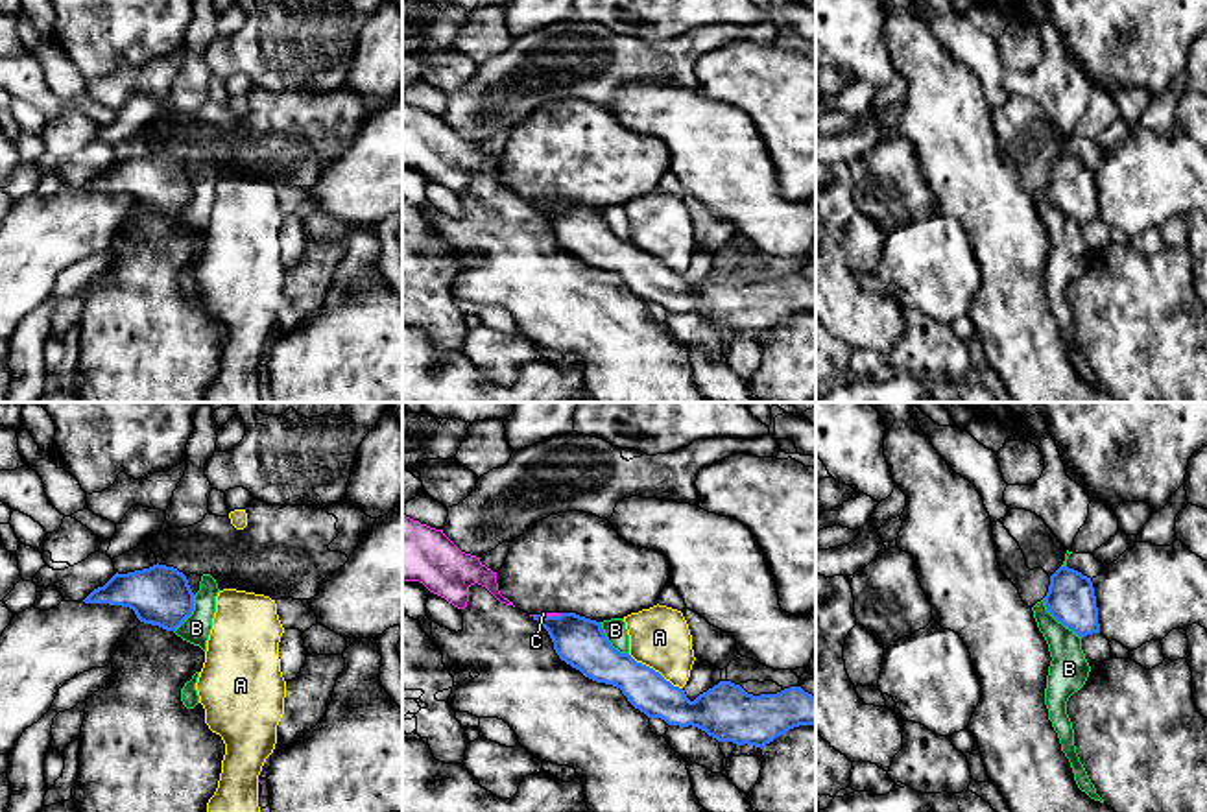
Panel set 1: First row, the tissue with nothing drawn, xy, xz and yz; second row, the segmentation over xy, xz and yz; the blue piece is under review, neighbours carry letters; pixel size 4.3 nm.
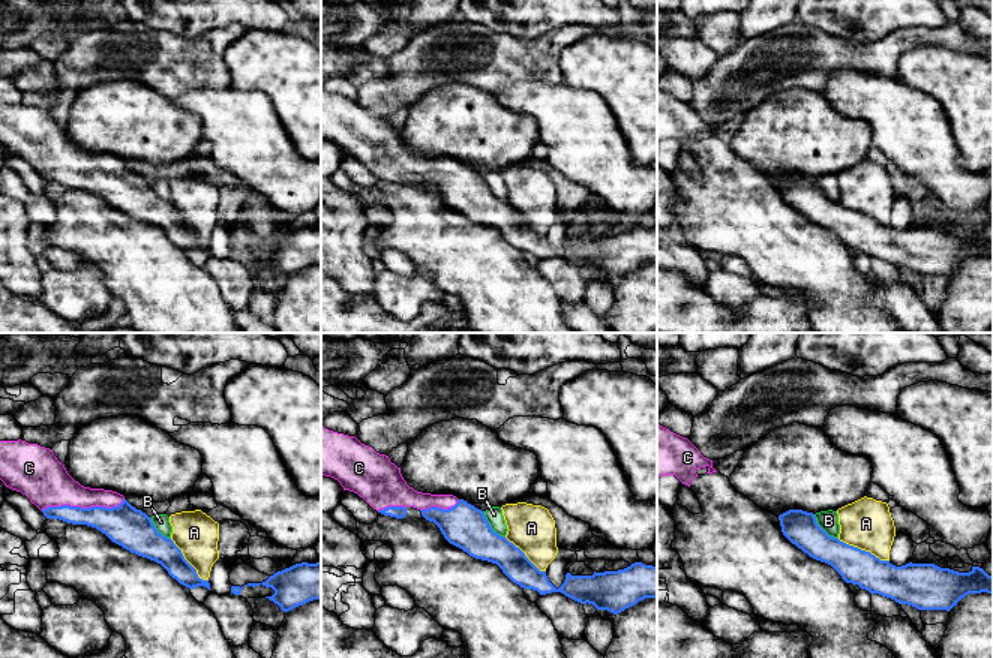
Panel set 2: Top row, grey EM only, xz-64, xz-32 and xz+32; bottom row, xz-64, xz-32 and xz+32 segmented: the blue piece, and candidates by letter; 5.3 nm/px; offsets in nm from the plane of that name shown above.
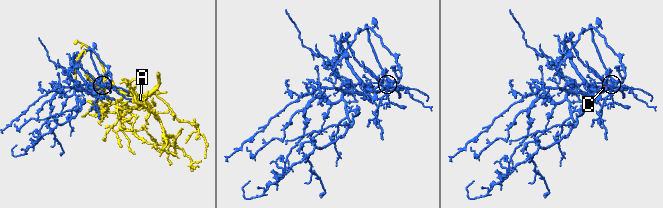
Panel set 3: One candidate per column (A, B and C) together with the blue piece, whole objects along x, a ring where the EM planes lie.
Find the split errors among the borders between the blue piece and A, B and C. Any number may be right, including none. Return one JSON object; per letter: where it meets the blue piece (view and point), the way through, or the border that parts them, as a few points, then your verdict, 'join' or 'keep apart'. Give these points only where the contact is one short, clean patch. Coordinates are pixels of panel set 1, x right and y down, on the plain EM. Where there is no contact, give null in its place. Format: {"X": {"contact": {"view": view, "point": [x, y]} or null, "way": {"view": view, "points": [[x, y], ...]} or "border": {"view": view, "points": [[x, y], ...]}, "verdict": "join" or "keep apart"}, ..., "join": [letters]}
{"A": {"contact": {"view": "xz", "point": [654, 257]}, "border": {"view": "xz", "points": [[628, 240], [681, 275]]}, "verdict": "keep apart"}, "B": {"contact": {"view": "yz", "point": [1058, 207]}, "border": {"view": "yz", "points": [[1043, 185], [1045, 194], [1080, 224]]}, "verdict": "keep apart"}, "C": {"contact": {"view": "xz", "point": [550, 203]}, "way": {"view": "xz", "points": [[578, 227], [550, 203], [543, 200]]}, "verdict": "join"}, "join": ["C"]}

